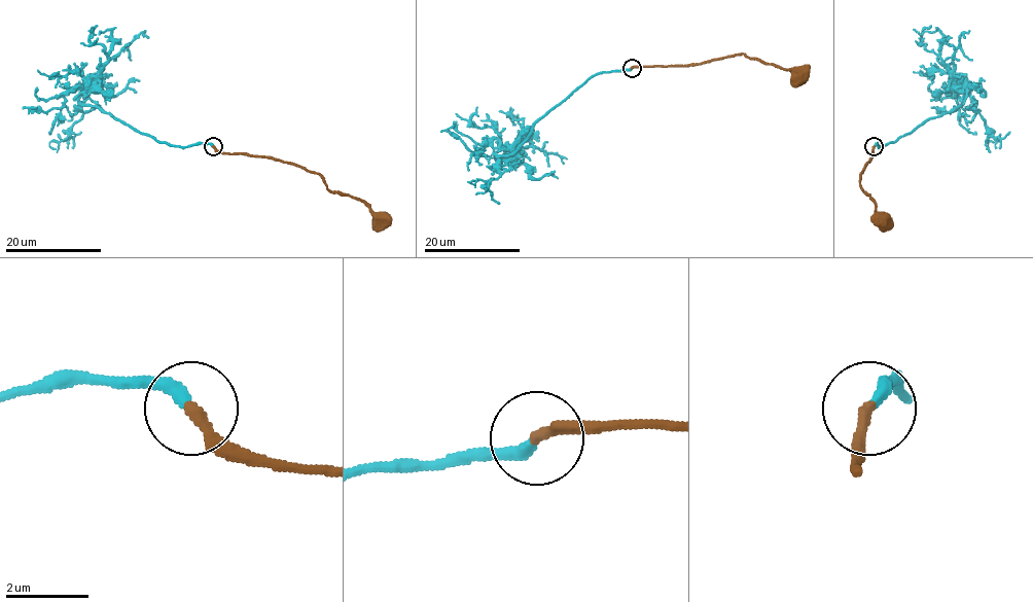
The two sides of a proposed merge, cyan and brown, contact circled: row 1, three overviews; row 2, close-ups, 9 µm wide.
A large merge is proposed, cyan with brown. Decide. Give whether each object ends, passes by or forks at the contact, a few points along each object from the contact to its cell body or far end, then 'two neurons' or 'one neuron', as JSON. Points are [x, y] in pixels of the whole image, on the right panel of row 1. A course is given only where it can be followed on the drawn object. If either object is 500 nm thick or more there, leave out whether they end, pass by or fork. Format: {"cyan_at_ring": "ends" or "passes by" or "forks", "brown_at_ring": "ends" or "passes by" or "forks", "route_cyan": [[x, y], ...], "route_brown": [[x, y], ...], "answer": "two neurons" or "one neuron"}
{"cyan_at_ring": "ends", "brown_at_ring": "ends", "route_cyan": [[874, 146], [895, 141], [961, 104], [966, 89], [921, 41], [922, 30], [931, 26]], "route_brown": [[874, 146], [871, 156], [861, 172], [861, 187], [885, 219]], "answer": "one neuron"}

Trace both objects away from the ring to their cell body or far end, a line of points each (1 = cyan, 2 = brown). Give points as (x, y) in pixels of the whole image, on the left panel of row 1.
1: (212, 146), (156, 141), (82, 104), (78, 97), (108, 59), (104, 47), (90, 41), (97, 26)
2: (213, 146), (225, 153), (272, 156), (317, 172), (331, 191), (360, 199), (372, 210), (382, 213), (382, 219)

